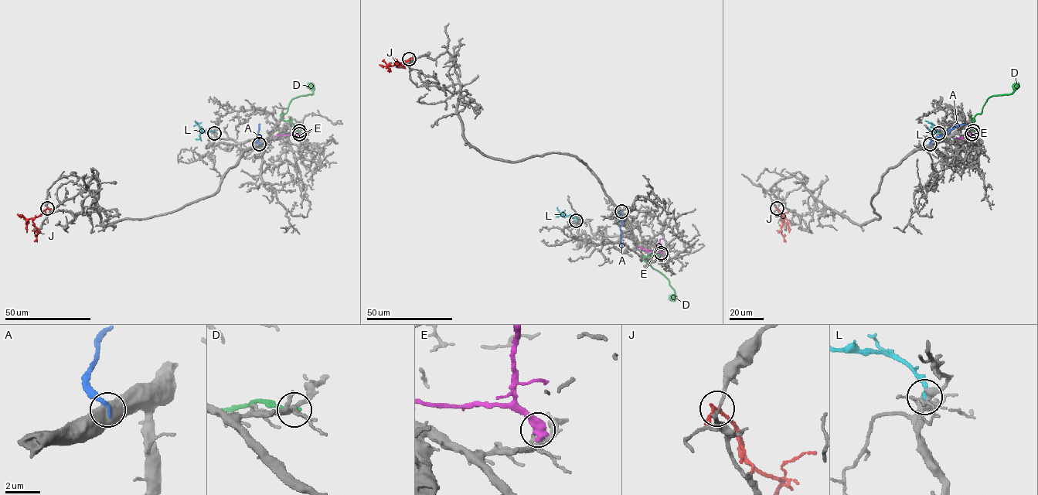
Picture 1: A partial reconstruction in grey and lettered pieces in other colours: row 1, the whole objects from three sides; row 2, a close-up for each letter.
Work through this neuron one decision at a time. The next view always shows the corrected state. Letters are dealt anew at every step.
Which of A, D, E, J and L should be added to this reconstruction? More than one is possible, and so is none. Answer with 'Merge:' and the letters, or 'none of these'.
Merge: L

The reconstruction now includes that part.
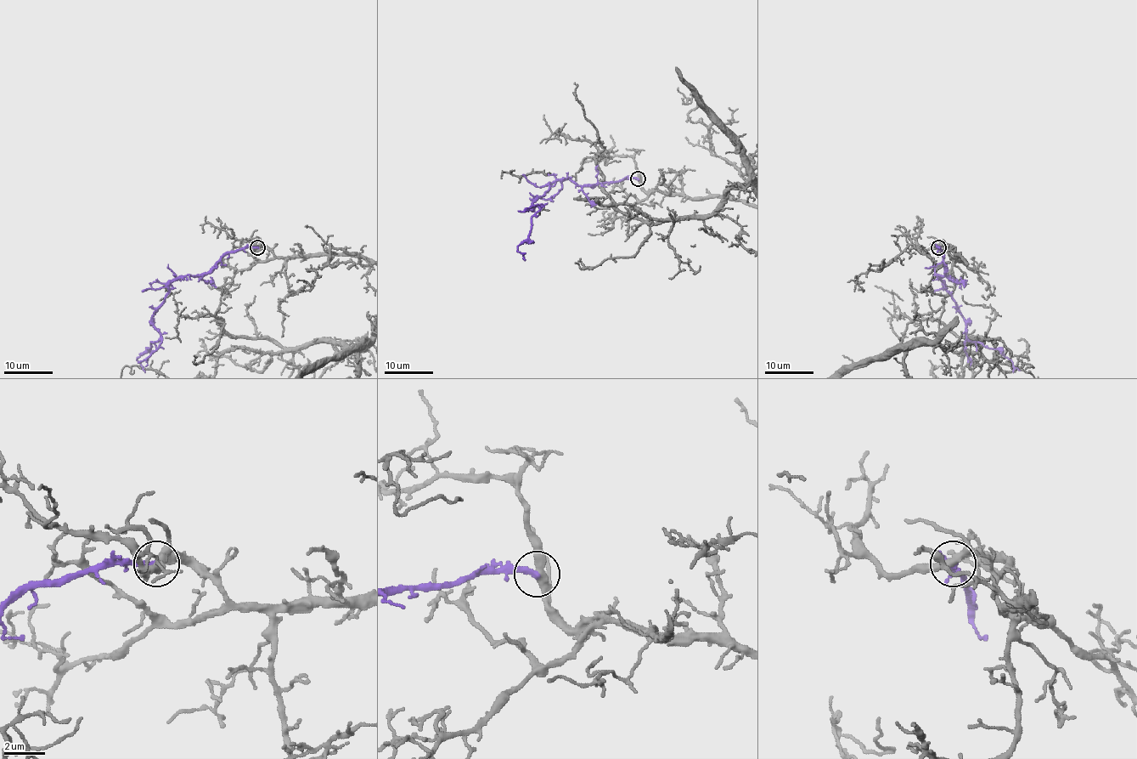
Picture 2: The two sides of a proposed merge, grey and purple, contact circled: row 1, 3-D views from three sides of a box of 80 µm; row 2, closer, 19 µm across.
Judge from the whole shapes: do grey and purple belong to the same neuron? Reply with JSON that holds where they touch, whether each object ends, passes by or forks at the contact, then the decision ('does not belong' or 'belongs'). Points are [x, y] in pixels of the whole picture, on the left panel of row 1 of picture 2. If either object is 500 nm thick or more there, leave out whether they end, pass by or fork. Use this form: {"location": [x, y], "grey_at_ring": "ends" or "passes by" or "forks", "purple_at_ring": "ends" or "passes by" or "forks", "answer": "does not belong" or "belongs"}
{"location": [257, 247], "grey_at_ring": "passes by", "purple_at_ring": "ends", "answer": "does not belong"}

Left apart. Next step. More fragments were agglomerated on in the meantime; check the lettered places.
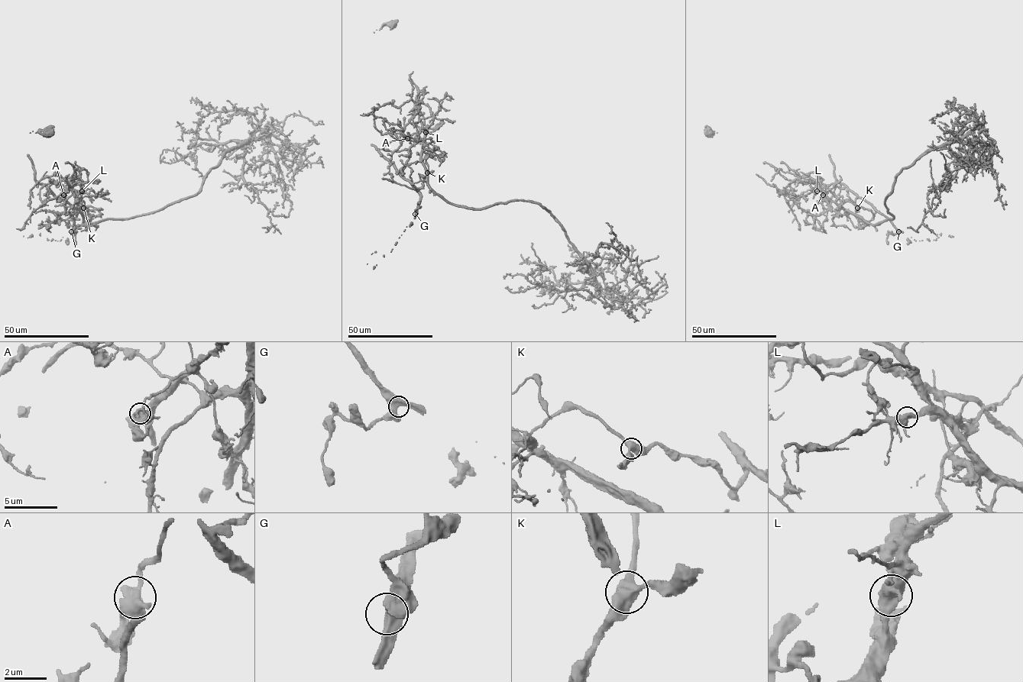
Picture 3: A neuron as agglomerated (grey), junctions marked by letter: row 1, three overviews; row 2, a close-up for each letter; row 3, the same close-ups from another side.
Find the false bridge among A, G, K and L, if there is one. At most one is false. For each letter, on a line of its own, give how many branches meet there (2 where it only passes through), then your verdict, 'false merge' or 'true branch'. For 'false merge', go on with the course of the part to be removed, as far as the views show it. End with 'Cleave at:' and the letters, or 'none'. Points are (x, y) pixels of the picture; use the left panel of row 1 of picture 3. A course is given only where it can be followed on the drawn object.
A: 3 | true branch
G: 3 | true branch
K: 3 | true branch
L: 3 | false merge | (82, 191), (79, 182), (59, 202), (47, 188), (69, 181), (74, 167), (43, 130), (35, 133)
Cleave at: L

